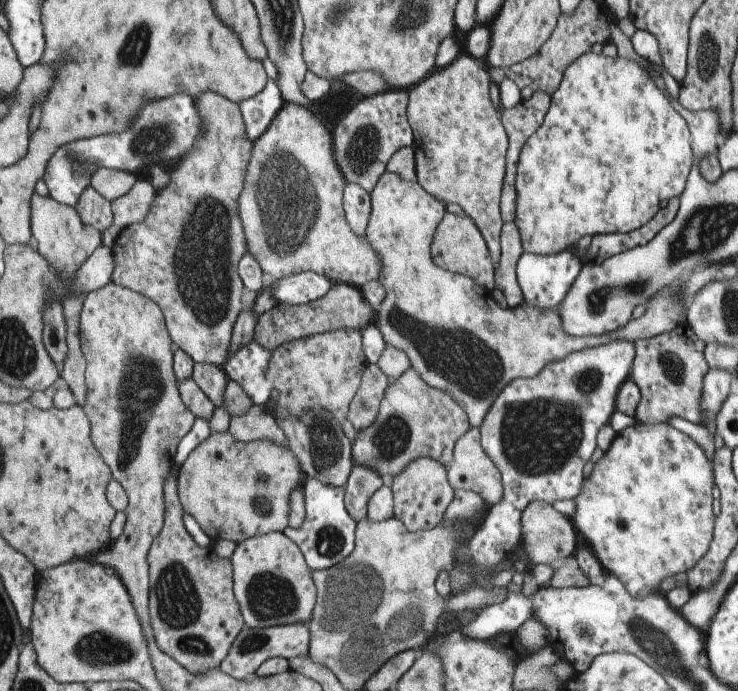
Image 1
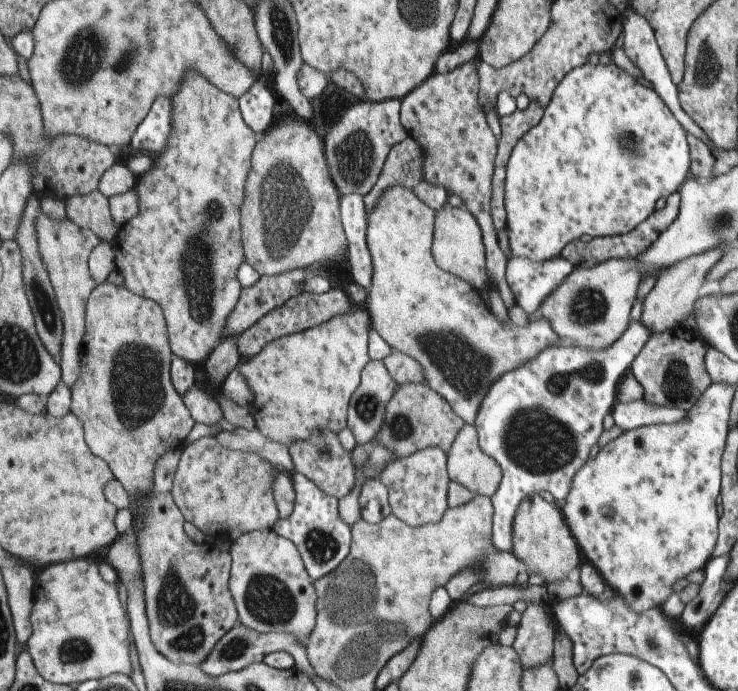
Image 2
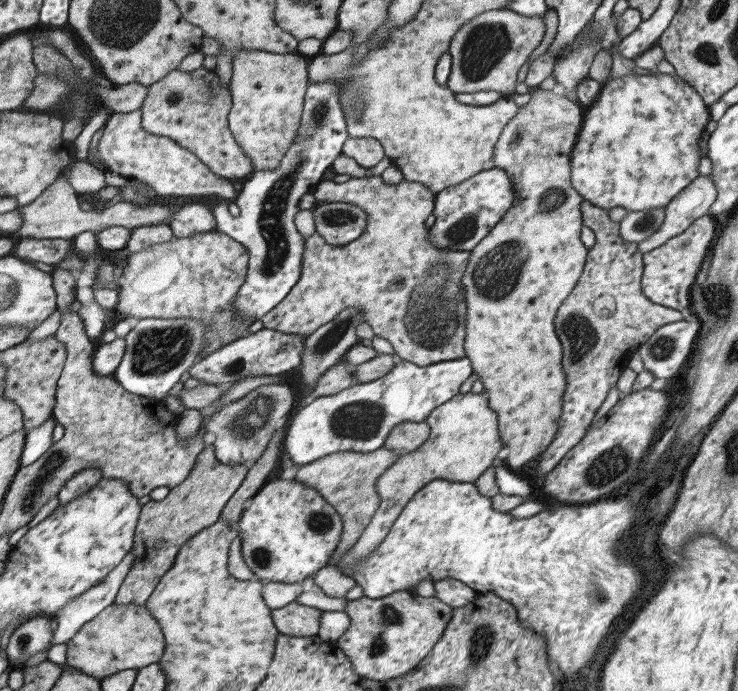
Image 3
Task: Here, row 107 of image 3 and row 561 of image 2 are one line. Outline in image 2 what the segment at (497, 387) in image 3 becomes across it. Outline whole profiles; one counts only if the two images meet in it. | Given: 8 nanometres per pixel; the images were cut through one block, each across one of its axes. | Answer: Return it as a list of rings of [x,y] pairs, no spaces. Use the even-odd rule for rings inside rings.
[[[541,496],[525,498],[519,504],[515,518],[513,518],[513,552],[511,554],[521,562],[523,570],[527,570],[527,574],[531,570],[535,570],[547,580],[547,584],[565,578],[573,568],[579,566],[577,548],[579,548],[579,544],[573,538],[559,506],[551,506]]]

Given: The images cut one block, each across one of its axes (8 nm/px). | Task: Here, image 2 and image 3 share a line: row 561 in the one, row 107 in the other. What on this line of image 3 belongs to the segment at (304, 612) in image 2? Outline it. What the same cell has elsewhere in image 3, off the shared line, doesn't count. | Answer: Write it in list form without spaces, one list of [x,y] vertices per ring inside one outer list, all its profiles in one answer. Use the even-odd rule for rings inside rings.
[[[203,36],[201,38],[201,46],[199,52],[203,56],[215,56],[221,58],[225,54],[231,56],[233,60],[233,76],[229,82],[229,96],[231,96],[231,112],[227,116],[229,122],[229,130],[235,136],[235,142],[241,146],[241,150],[253,160],[253,170],[261,170],[261,168],[275,168],[279,164],[279,160],[283,158],[283,154],[287,152],[287,148],[293,144],[295,138],[295,130],[299,128],[299,120],[301,120],[301,110],[303,110],[303,98],[307,92],[307,58],[299,56],[299,54],[271,54],[271,52],[259,52],[259,50],[251,50],[251,48],[239,48],[239,50],[229,50],[225,48],[219,40]]]

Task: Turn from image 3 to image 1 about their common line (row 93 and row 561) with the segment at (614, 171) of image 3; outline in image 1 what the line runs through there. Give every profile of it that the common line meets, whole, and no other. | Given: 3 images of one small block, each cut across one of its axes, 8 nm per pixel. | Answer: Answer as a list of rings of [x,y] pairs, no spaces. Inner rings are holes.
[[[635,422],[621,434],[615,434],[609,450],[593,466],[591,476],[583,482],[581,494],[575,498],[575,516],[571,522],[589,542],[605,574],[617,576],[631,596],[643,598],[657,592],[661,578],[691,570],[707,552],[715,526],[715,516],[711,514],[713,482],[713,464],[693,440],[669,424]]]

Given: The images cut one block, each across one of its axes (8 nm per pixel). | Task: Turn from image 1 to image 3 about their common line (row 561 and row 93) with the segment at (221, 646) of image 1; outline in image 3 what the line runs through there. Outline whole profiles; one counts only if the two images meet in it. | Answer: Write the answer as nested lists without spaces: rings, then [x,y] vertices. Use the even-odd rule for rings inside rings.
[[[171,70],[167,76],[147,88],[141,110],[141,128],[153,136],[165,136],[179,142],[195,154],[213,174],[225,180],[241,180],[253,172],[253,160],[235,142],[229,130],[227,116],[231,112],[229,88],[219,84],[219,76],[209,70],[179,72]]]

